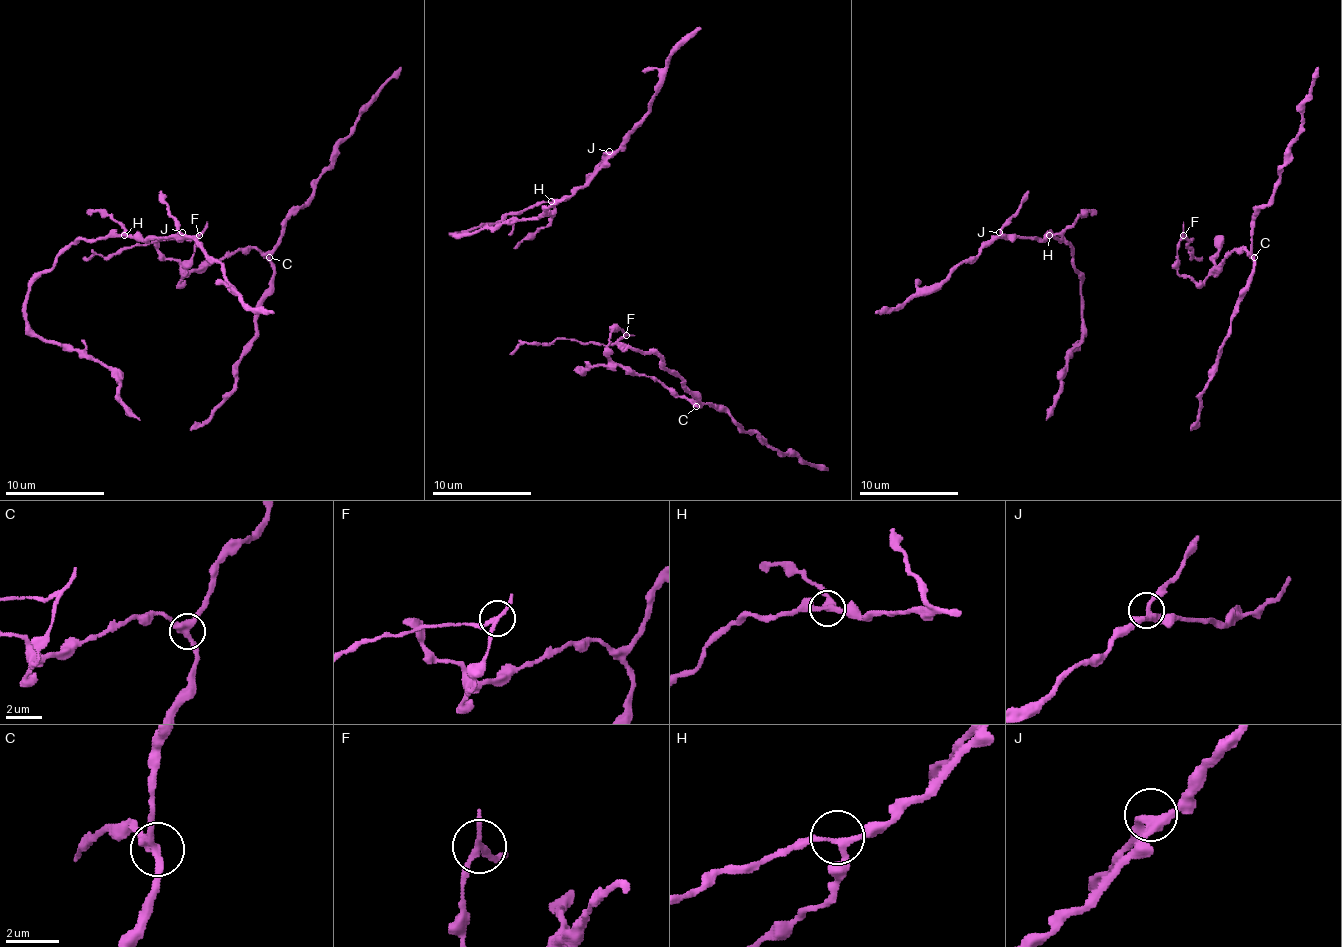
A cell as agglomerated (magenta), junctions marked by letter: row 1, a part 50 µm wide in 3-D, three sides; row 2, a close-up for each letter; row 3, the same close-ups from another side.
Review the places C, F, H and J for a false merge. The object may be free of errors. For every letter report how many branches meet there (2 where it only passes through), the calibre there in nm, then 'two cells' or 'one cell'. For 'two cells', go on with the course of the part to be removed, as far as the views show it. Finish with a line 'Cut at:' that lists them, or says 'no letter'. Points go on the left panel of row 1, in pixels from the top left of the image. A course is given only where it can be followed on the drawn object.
C: 3 | 320 nm | one cell
F: 3 | 190 nm | two cells | (199, 235), (132, 245), (122, 252), (92, 255), (82, 260)
H: 3 | 200 nm | one cell
J: 3 | 280 nm | one cell
Cut at: F

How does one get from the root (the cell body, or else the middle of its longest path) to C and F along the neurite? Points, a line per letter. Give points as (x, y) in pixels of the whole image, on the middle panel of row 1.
C: (541, 343), (574, 338), (611, 346), (624, 333), (621, 328), (609, 338), (609, 356), (661, 381), (696, 406)
F: (541, 343), (556, 338), (574, 338), (584, 343), (611, 346), (626, 336)

